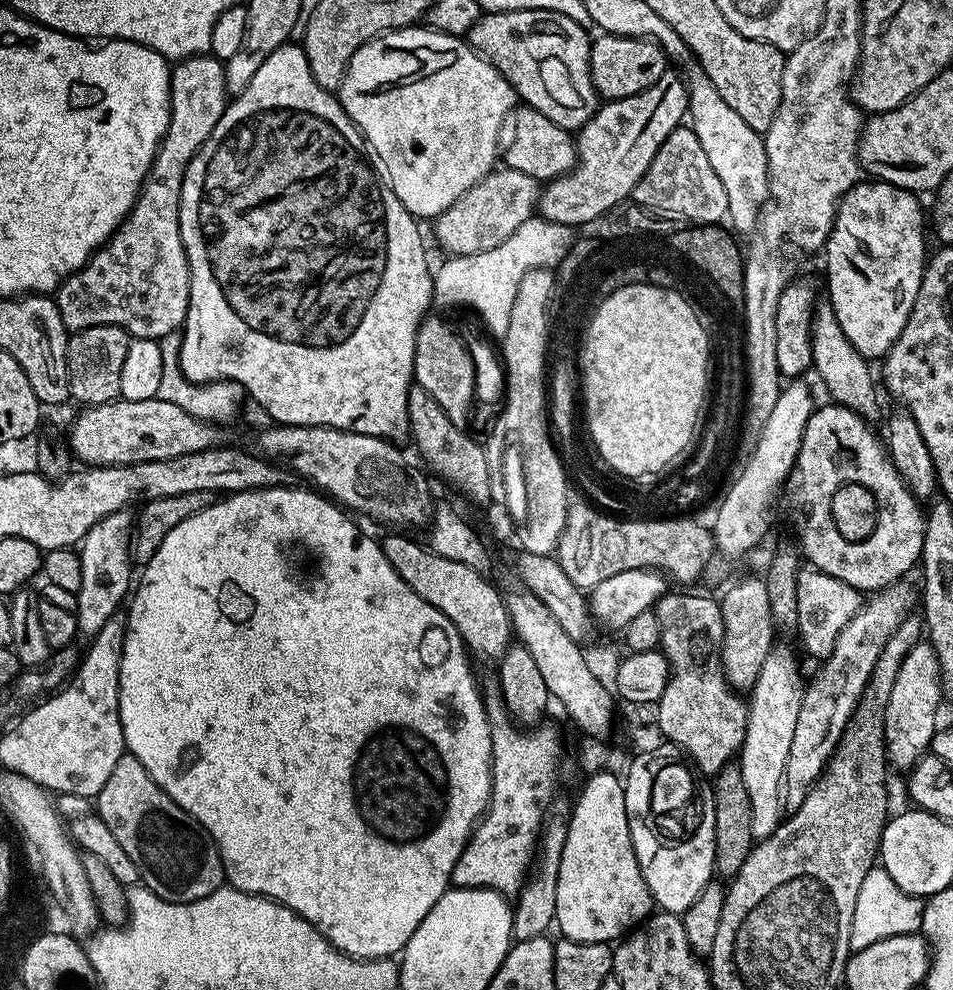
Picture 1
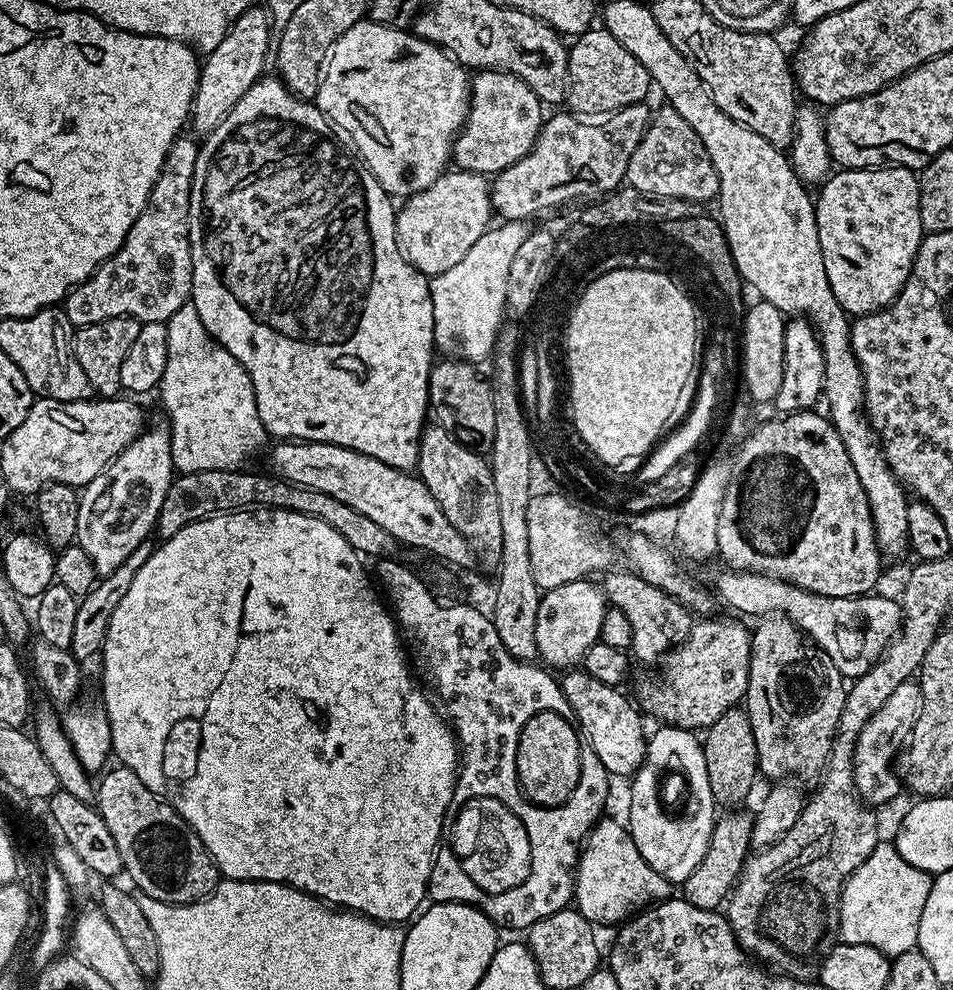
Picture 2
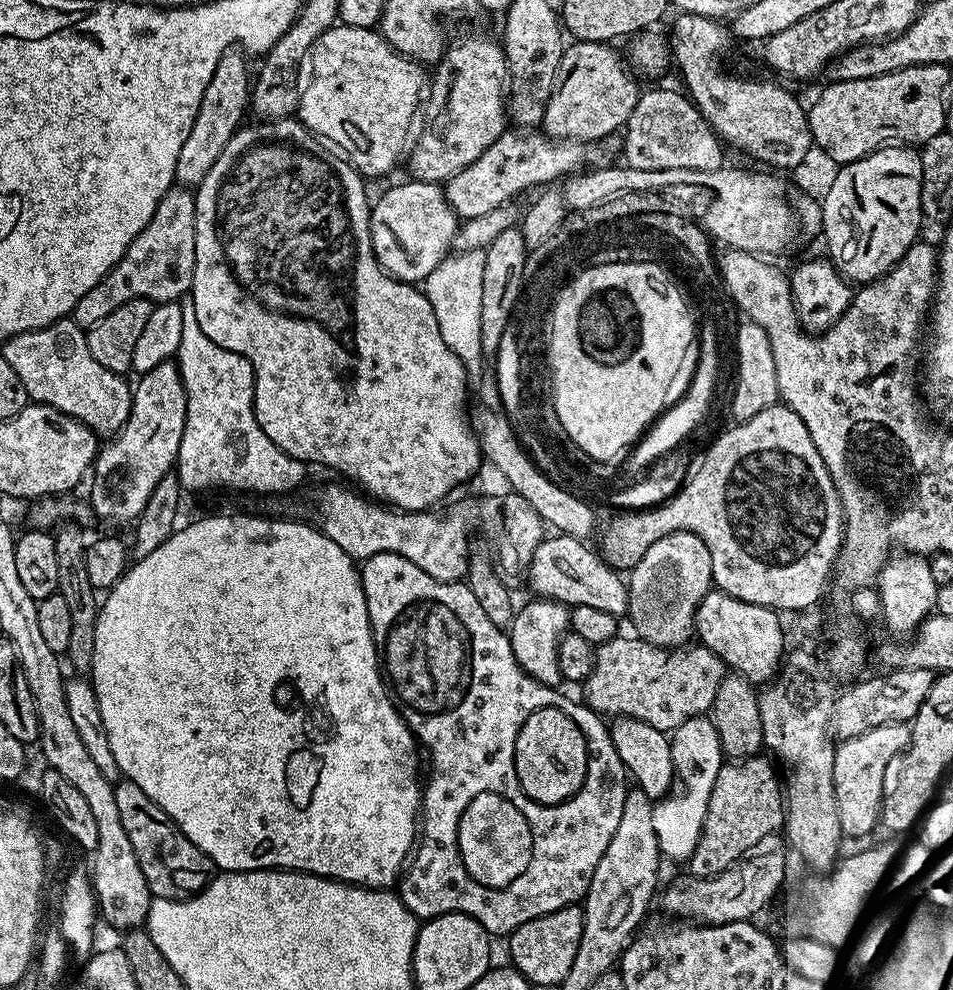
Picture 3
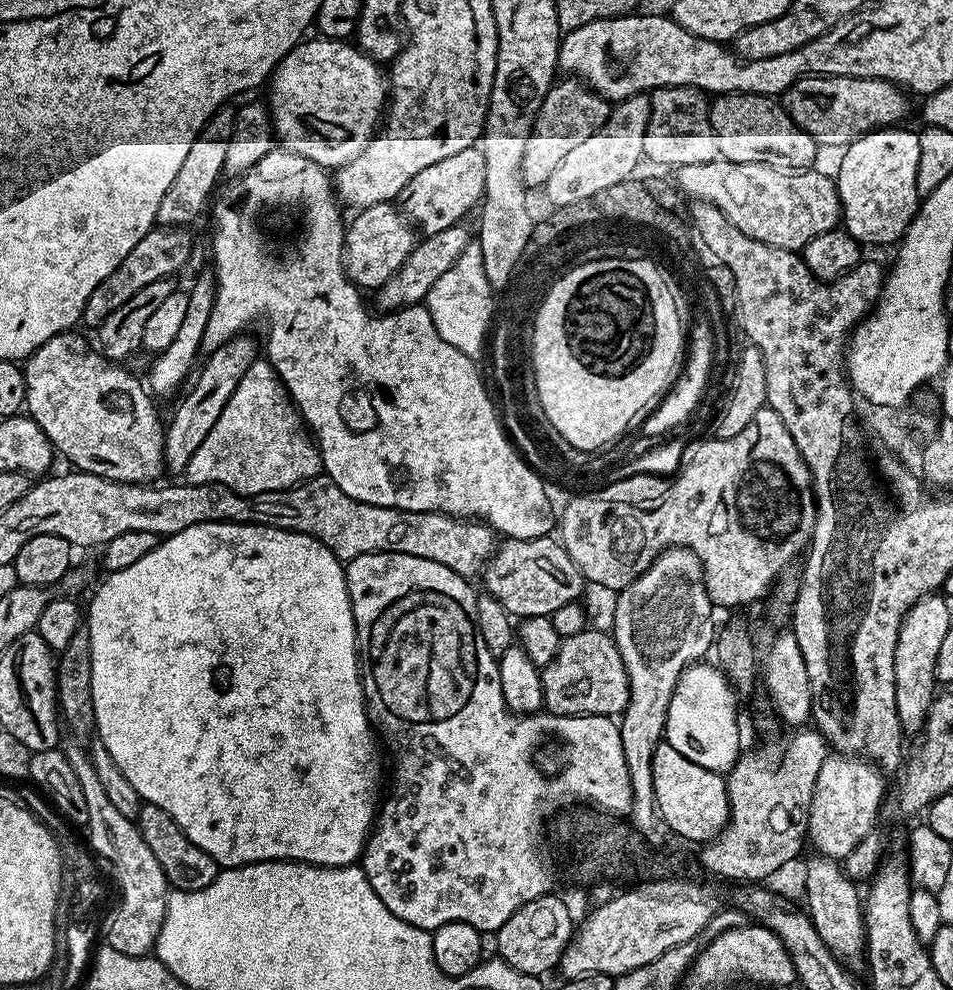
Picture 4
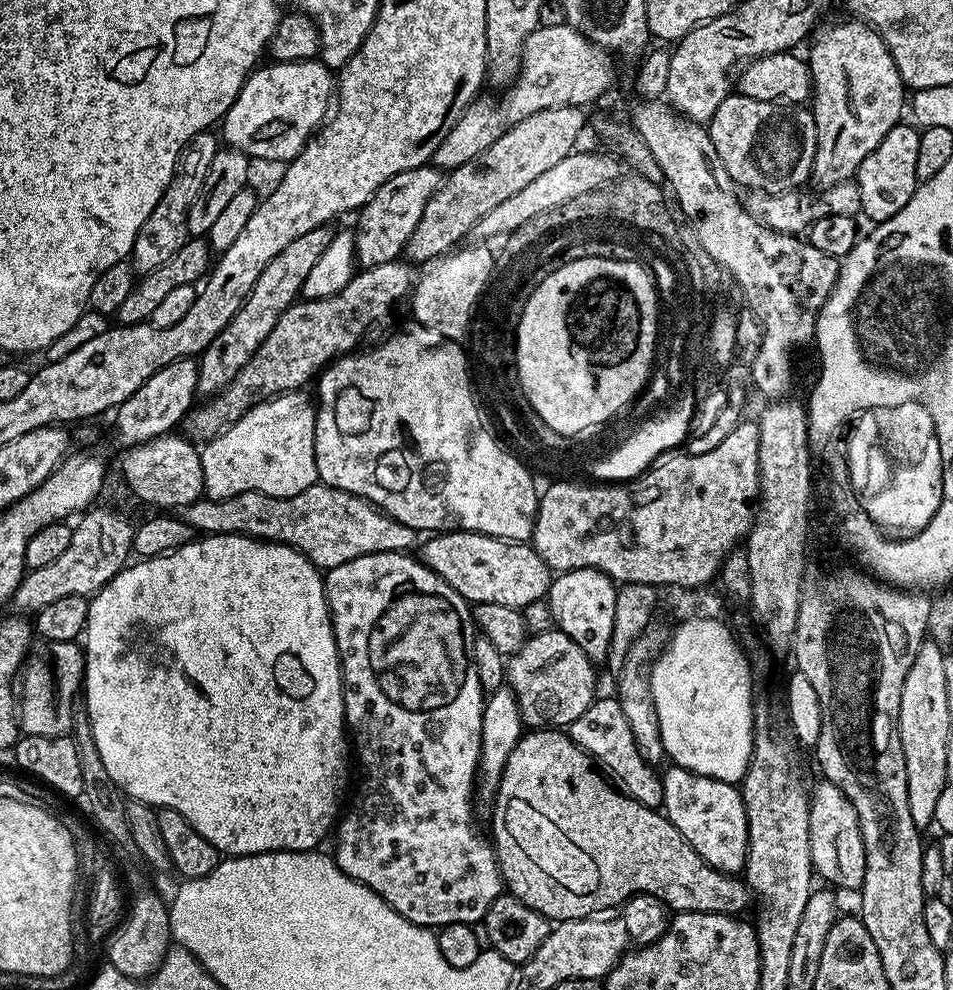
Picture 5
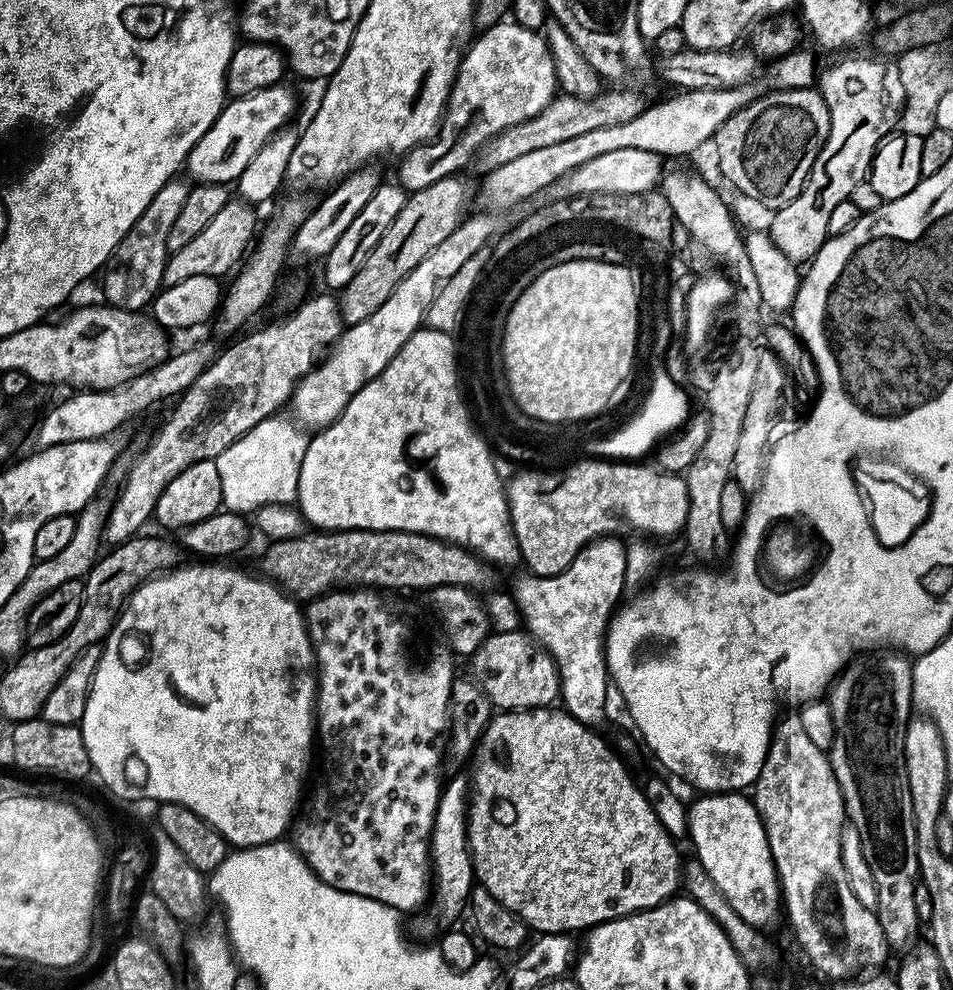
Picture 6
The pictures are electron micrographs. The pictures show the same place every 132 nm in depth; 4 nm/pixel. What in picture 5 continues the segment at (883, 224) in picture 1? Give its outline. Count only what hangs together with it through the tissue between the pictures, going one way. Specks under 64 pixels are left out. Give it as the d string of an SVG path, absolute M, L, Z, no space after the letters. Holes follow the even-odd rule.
M901 122L882 138L882 142L862 162L856 171L854 181L861 194L861 213L869 216L872 222L889 220L910 202L918 187L916 167L918 166L918 142L920 132L911 123Z

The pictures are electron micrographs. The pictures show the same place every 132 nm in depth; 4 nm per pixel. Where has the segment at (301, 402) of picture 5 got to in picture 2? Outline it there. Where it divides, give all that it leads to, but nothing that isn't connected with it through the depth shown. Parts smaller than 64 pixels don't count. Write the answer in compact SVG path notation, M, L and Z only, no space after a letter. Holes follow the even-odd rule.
M191 300L166 325L166 368L158 393L172 430L173 469L177 473L243 469L266 441L250 374L209 334Z

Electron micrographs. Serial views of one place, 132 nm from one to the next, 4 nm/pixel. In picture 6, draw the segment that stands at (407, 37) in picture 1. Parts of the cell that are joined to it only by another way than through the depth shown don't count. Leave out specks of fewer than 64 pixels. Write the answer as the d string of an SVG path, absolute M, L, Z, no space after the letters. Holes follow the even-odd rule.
M278 83L273 88L263 88L249 96L229 99L210 130L206 130L206 134L202 134L202 138L198 138L196 145L188 152L187 175L196 184L228 186L236 182L268 140L291 121L288 119L296 108L296 96L284 87L283 83Z

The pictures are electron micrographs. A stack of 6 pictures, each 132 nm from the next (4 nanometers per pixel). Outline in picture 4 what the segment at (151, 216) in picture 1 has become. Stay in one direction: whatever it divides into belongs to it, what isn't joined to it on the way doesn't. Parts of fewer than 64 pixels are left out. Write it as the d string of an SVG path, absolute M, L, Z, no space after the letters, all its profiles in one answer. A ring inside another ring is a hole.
M156 226L146 233L142 242L138 242L138 246L134 246L134 250L130 250L130 254L122 258L122 262L118 262L118 270L114 270L114 274L108 275L102 282L98 282L98 286L94 286L94 294L86 298L82 317L83 327L99 329L100 324L106 322L106 318L110 318L110 314L114 314L118 306L130 302L130 298L134 298L134 294L138 294L142 286L150 286L150 282L167 280L175 277L175 272L182 271L192 256L192 236L188 231L189 229L184 226Z

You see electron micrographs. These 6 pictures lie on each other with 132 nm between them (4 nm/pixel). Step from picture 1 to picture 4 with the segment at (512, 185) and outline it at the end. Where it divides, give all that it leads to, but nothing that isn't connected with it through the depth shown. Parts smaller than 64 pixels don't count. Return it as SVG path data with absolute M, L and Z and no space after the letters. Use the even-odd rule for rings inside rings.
M391 203L363 208L355 216L345 229L345 272L358 288L372 292L383 286L408 260L416 245L415 231L408 218Z

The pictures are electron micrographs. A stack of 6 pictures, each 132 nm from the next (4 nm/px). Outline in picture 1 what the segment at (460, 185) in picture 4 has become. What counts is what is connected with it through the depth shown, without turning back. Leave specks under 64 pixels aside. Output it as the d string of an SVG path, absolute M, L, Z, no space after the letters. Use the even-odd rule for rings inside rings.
M669 70L646 90L621 100L610 100L601 103L593 116L575 133L576 165L564 176L547 181L539 193L538 212L543 219L569 226L579 226L590 222L590 218L598 218L598 214L606 214L616 204L623 204L629 199L638 186L638 182L646 174L650 162L654 162L654 154L658 154L658 146L670 138L674 129L681 127L688 116L688 85L683 75L675 76Z

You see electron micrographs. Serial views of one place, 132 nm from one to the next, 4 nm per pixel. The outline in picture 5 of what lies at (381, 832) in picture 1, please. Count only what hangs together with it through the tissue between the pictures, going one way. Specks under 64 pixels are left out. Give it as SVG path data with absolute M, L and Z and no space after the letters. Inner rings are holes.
M218 534L217 536L201 535L193 539L191 544L175 548L163 556L150 556L129 563L117 576L105 584L99 592L91 597L88 605L88 626L82 636L84 650L84 678L82 681L82 700L86 707L86 715L93 730L94 743L106 766L106 771L123 792L125 797L141 804L150 804L157 809L173 808L178 810L225 857L255 856L258 852L311 852L321 847L324 835L333 831L338 820L336 799L340 796L340 771L344 768L344 744L346 748L346 725L344 723L344 681L340 675L340 655L332 629L332 614L328 611L328 603L324 597L324 577L321 569L312 564L297 548L288 544L273 544L271 540L258 540L255 536L239 536L238 534Z

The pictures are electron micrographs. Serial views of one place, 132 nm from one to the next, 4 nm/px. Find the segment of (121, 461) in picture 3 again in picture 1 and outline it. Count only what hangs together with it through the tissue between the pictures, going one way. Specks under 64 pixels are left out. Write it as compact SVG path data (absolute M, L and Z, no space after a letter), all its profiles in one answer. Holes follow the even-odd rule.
M131 511L111 512L84 535L78 551L82 562L82 586L74 594L76 627L79 635L91 638L106 626L108 619L121 611L130 592L133 561L130 559L130 541L134 536L134 516Z

